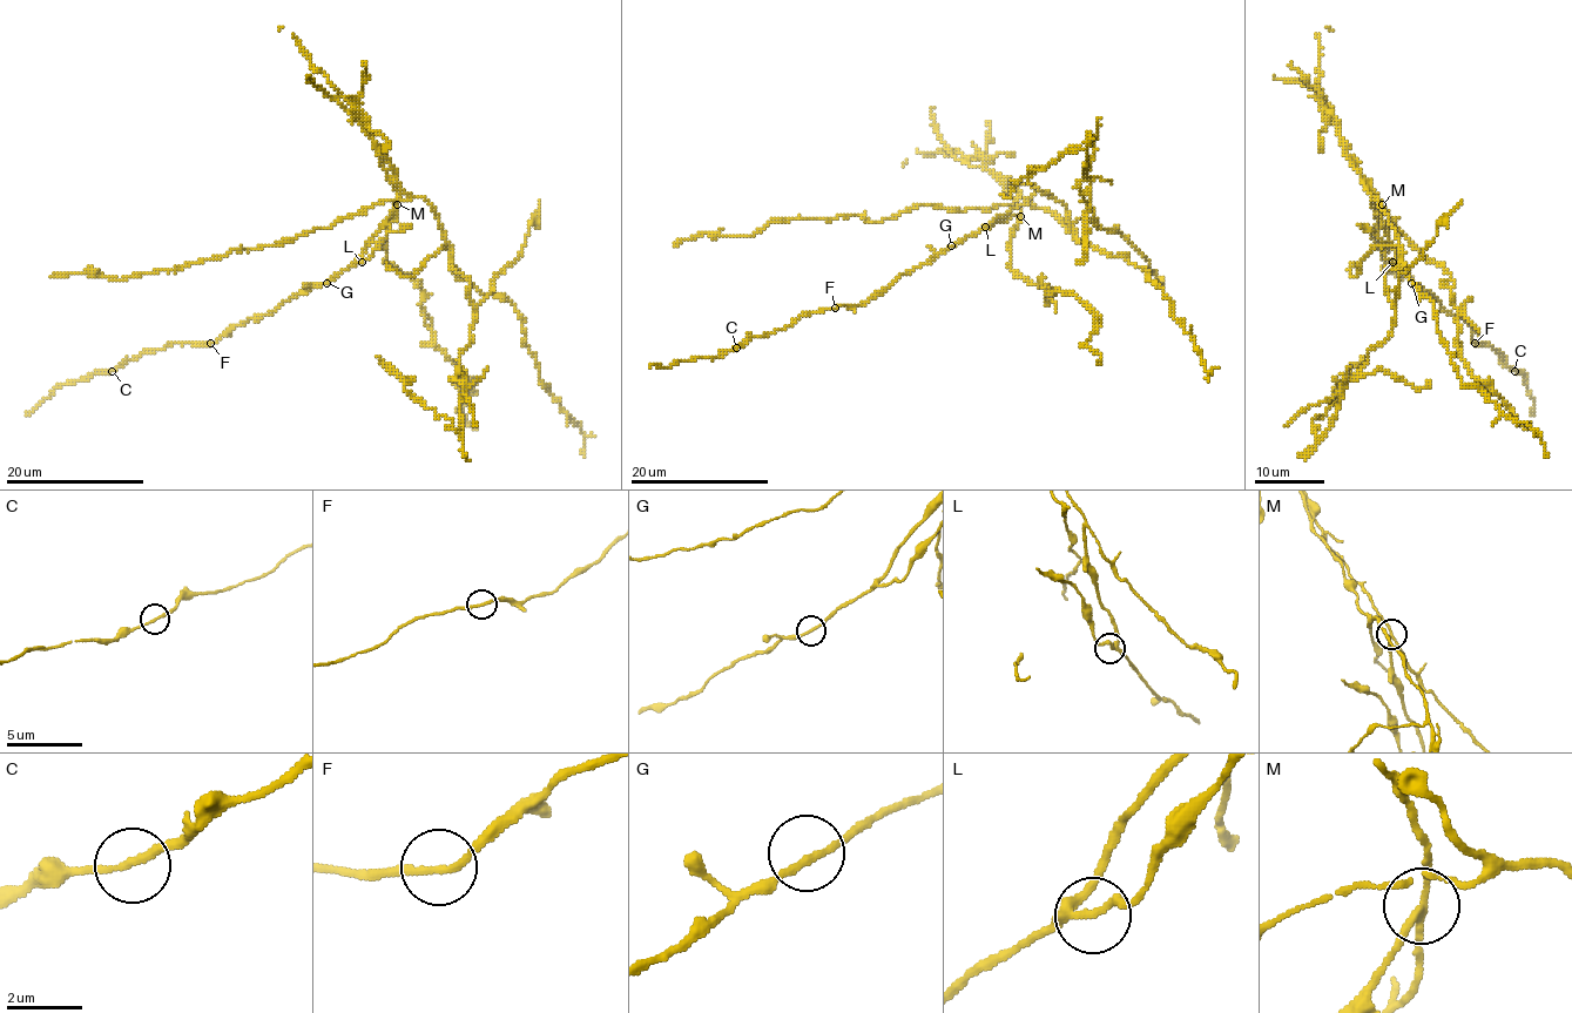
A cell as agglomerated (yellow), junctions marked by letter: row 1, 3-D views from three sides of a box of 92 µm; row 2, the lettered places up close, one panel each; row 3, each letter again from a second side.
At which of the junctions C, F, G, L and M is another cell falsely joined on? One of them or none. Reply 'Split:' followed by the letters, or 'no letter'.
Split: M

